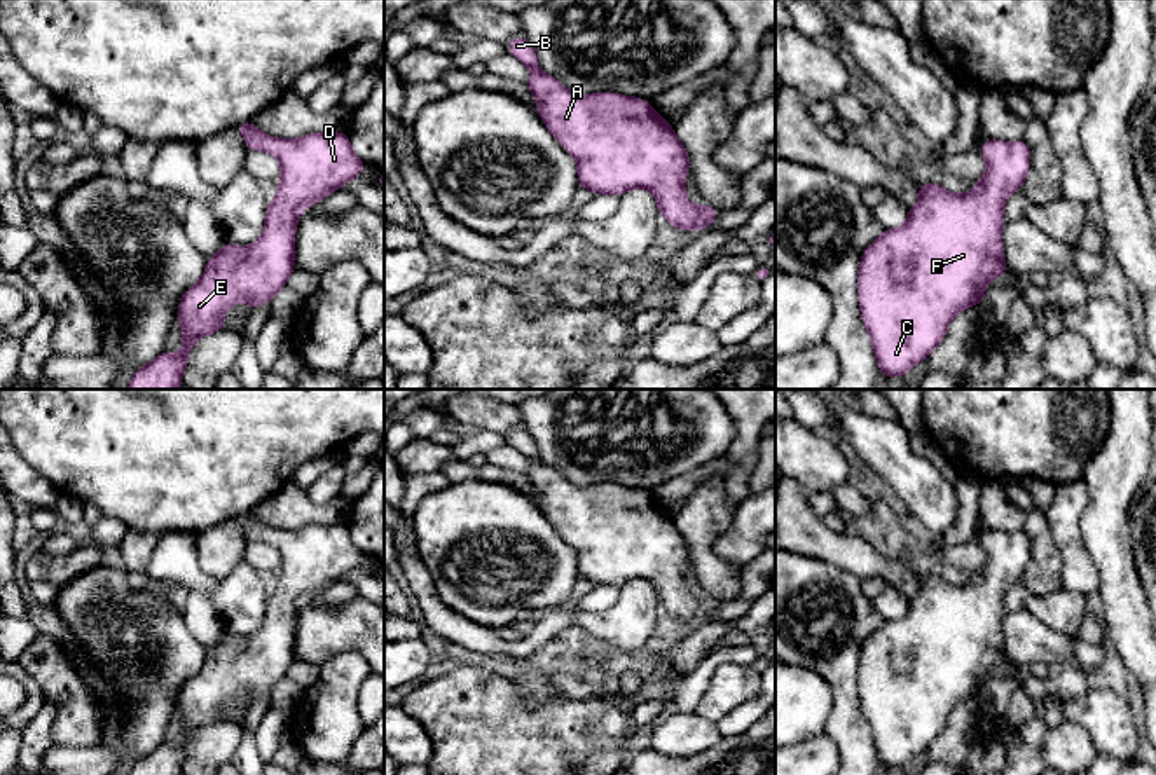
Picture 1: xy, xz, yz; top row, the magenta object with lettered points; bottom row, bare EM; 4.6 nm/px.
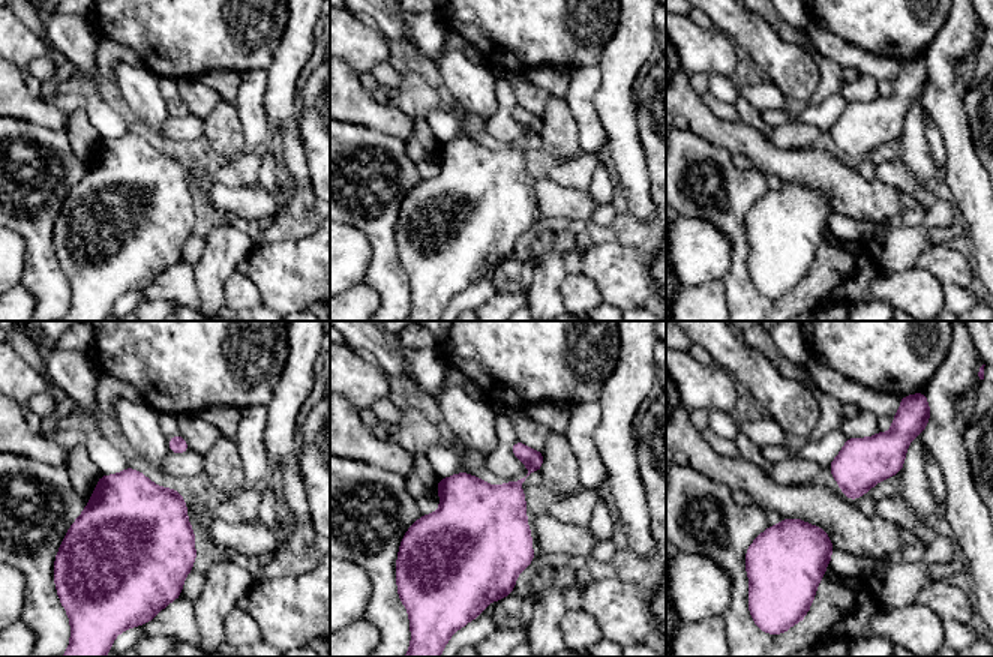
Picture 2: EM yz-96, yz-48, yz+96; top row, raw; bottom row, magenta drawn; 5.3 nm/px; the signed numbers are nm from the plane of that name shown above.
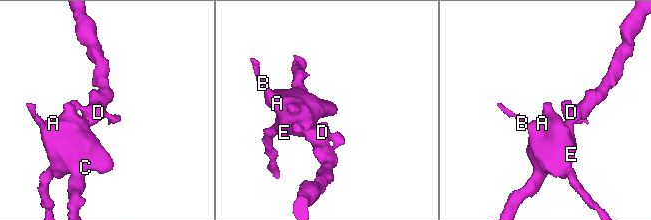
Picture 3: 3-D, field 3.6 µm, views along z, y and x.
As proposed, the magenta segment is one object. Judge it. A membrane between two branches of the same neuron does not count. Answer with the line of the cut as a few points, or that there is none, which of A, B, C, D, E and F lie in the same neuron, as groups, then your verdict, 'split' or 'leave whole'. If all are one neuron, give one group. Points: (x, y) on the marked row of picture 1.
no cut; A B C D E F; leave whole

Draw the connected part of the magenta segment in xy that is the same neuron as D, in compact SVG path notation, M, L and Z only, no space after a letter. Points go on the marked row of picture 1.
M251 120L234 129L244 136L248 152L269 152L281 164L278 194L267 206L264 232L246 248L224 241L222 250L206 258L204 276L178 302L182 351L162 351L154 361L138 367L127 389L176 389L194 344L208 333L224 332L229 305L246 300L251 312L258 304L272 302L295 271L295 227L300 213L365 169L346 131L283 140L265 134Z

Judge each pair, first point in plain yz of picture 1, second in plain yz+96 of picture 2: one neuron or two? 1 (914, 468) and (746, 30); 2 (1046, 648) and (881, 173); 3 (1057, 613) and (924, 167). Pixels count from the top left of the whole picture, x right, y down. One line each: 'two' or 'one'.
1: one
2: two
3: two

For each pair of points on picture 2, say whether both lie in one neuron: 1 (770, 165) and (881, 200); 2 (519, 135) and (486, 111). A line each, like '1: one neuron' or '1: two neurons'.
1: one neuron
2: two neurons

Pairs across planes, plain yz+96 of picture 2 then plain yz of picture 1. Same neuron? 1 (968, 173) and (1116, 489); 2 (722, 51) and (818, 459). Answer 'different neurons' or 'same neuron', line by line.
1: same neuron
2: same neuron

